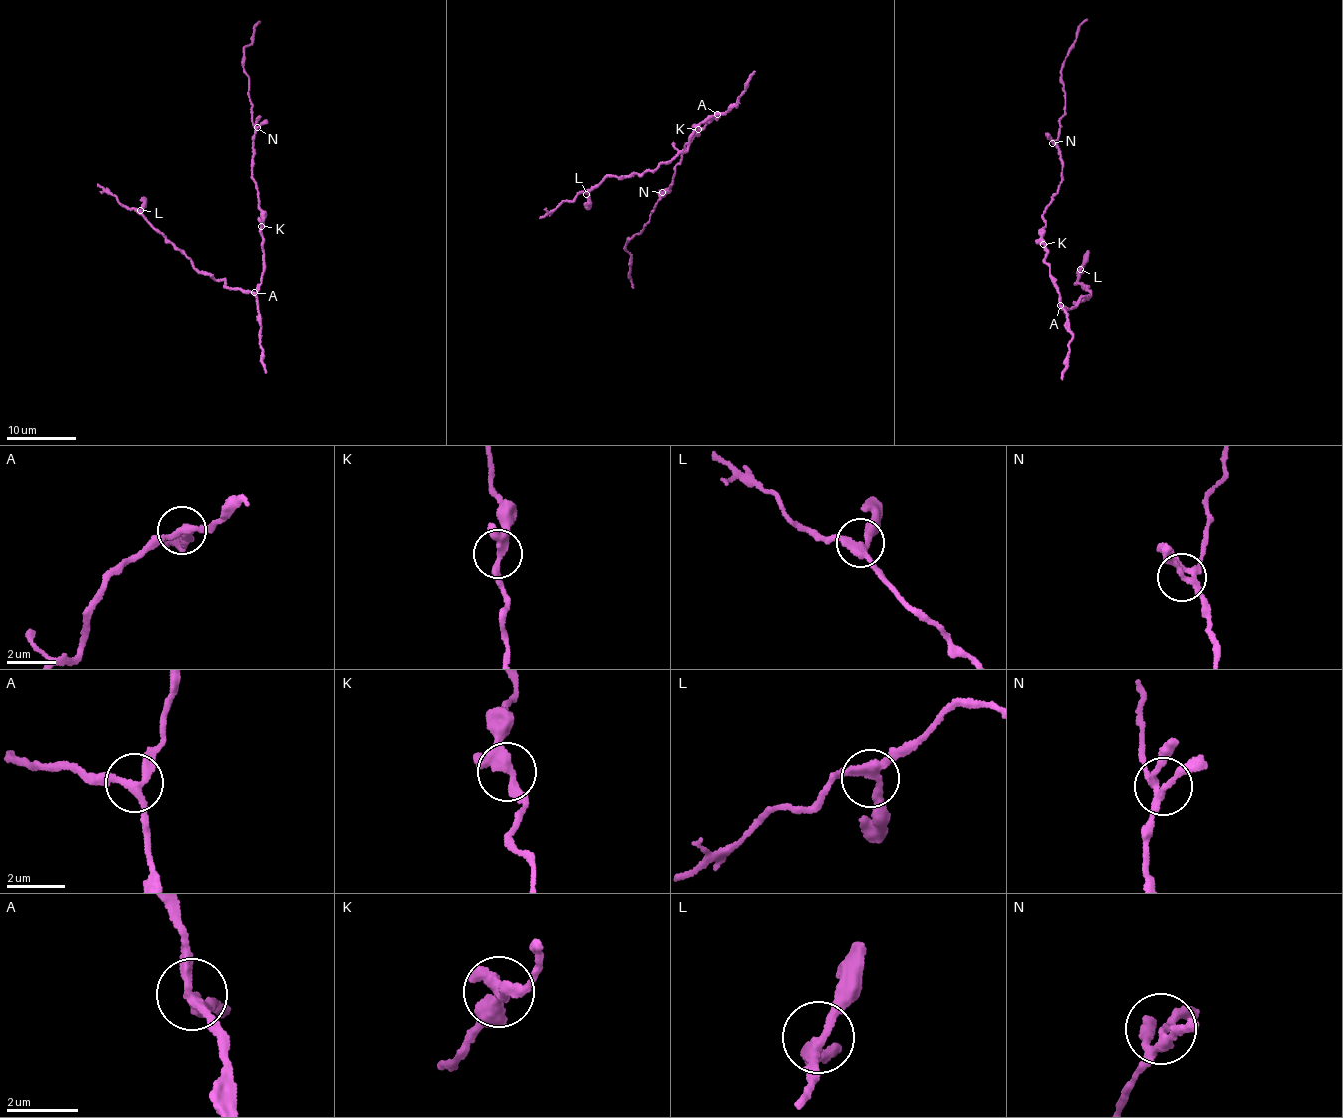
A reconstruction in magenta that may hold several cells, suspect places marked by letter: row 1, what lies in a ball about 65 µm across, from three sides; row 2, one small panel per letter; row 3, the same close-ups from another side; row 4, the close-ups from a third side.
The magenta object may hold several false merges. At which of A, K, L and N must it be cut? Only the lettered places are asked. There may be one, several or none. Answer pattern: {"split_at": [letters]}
{"split_at": []}

